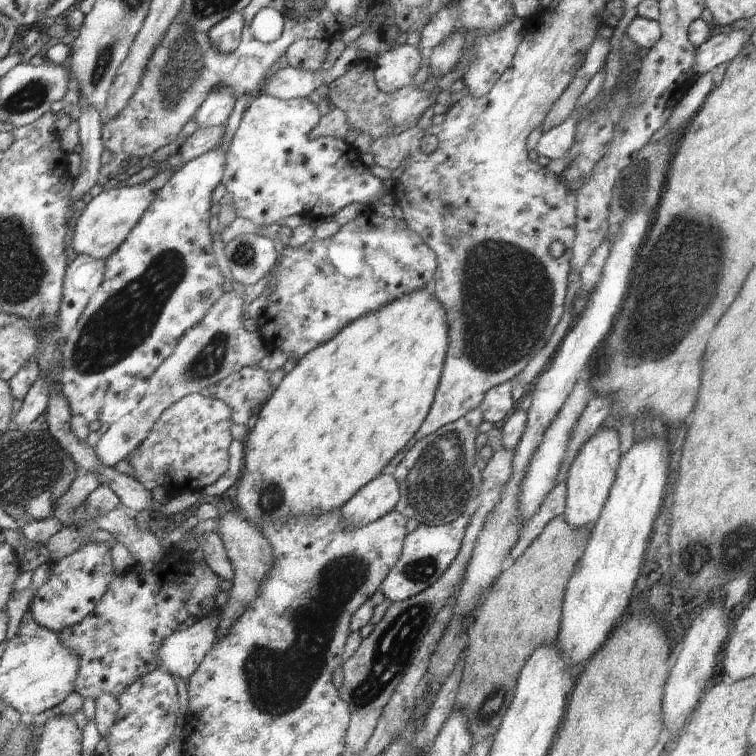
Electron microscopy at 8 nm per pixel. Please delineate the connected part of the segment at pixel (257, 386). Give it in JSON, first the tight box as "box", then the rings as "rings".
{"box":[214,366,274,424],"rings":[[[247,366],[237,370],[234,374],[227,376],[217,387],[214,396],[230,408],[231,419],[234,424],[248,424],[254,412],[258,412],[264,403],[271,397],[274,389],[270,384],[271,372],[263,370],[262,367]]]}

